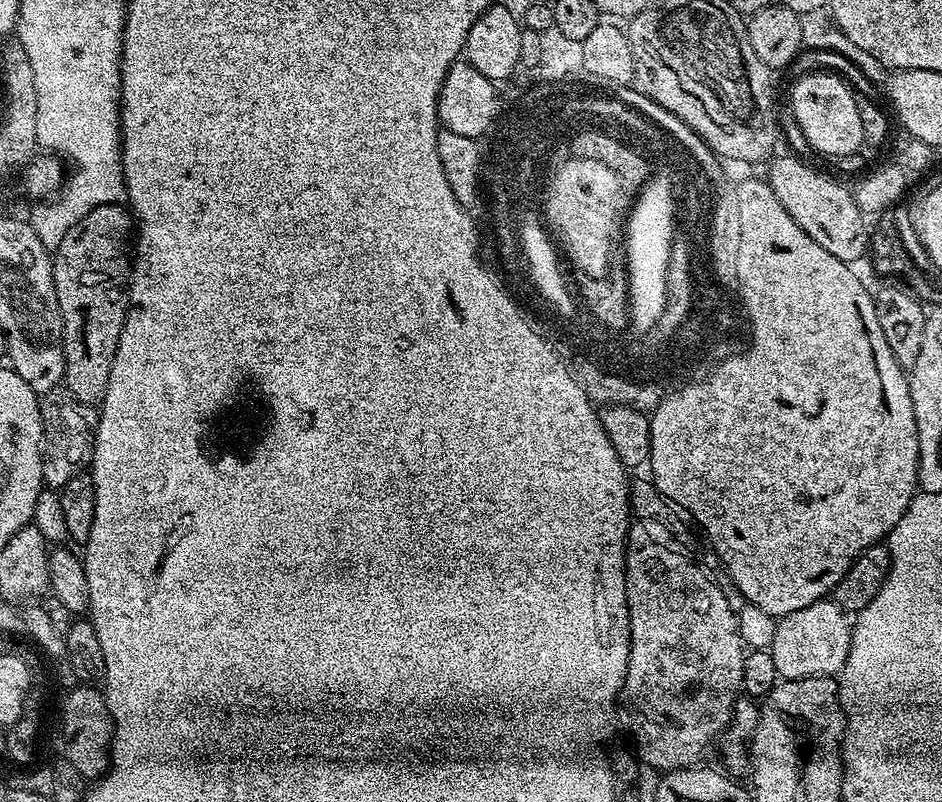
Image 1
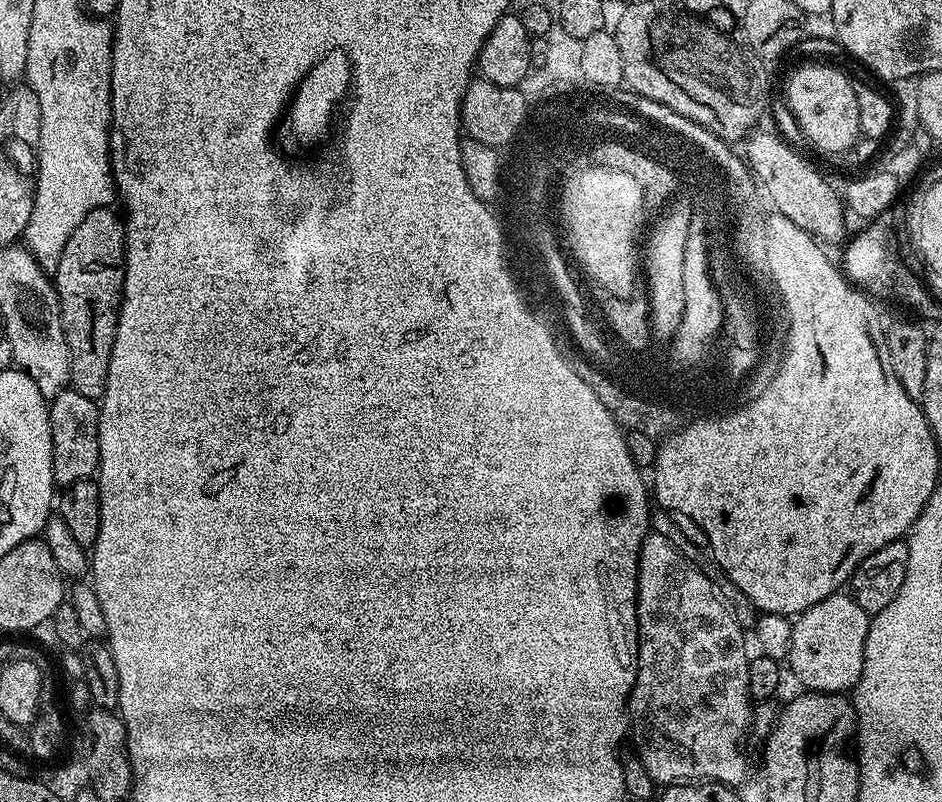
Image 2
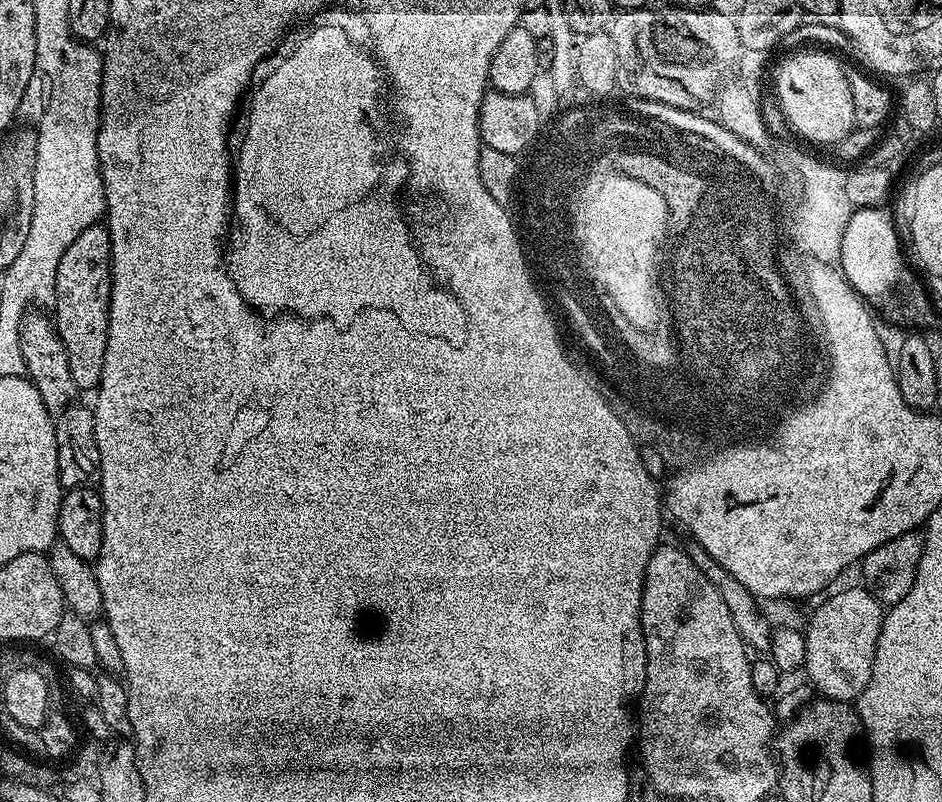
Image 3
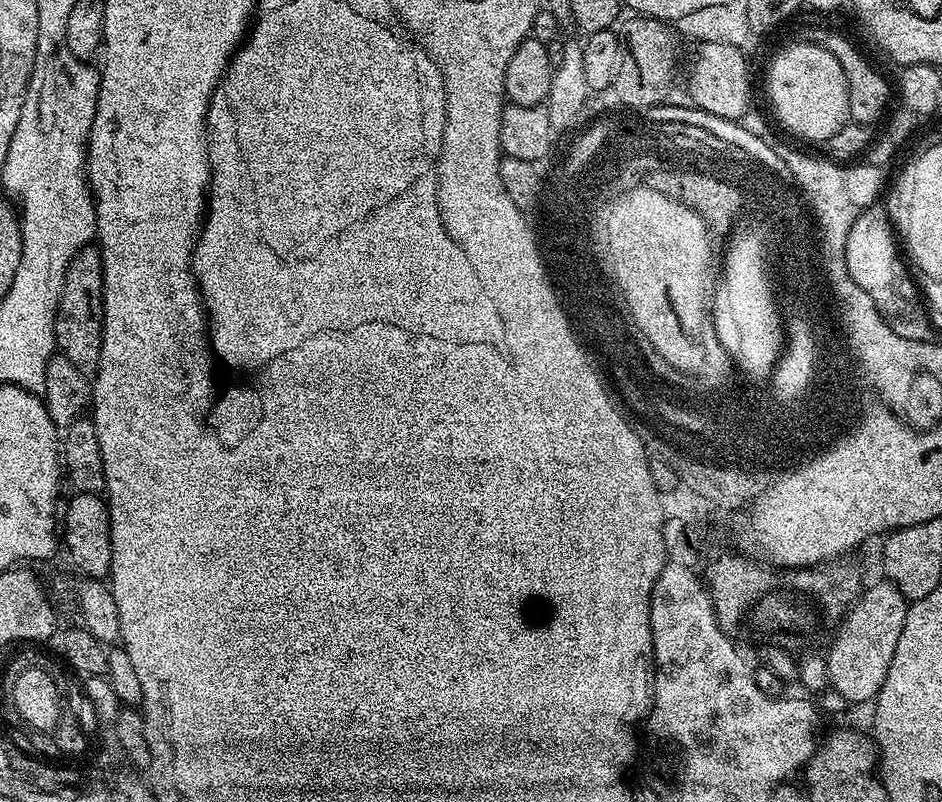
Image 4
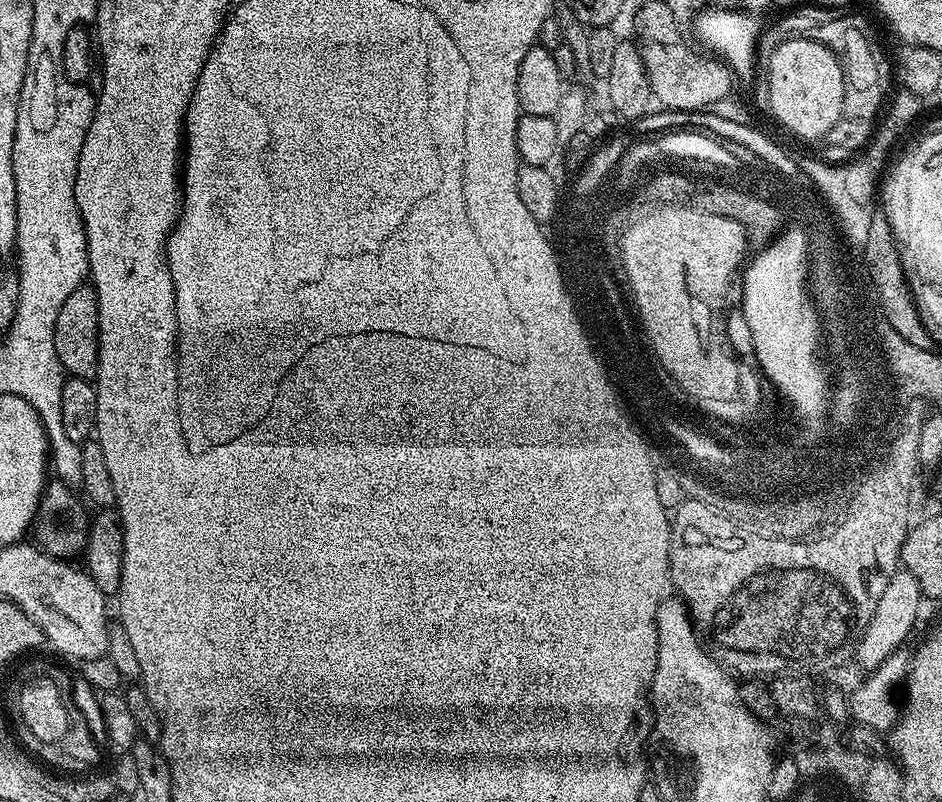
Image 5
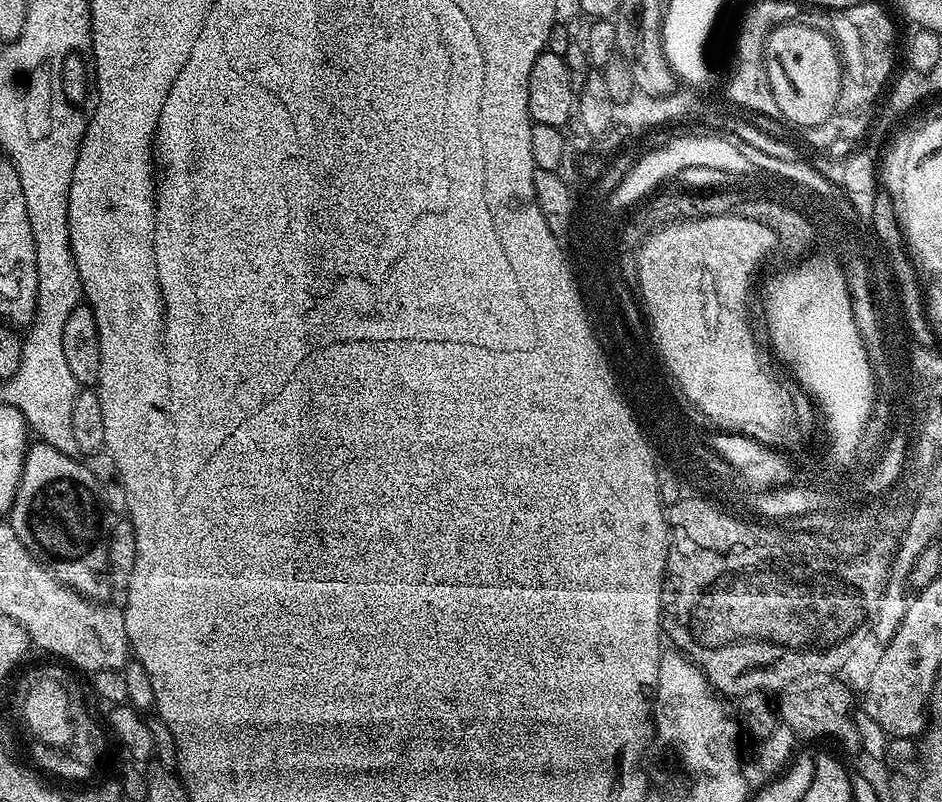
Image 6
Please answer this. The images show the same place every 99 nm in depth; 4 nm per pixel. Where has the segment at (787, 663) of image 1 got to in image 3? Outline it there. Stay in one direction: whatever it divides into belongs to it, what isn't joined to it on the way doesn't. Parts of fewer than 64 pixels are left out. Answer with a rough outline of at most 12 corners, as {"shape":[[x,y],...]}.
{"shape":[[867,587],[836,592],[804,632],[821,697],[855,702],[886,611]]}

